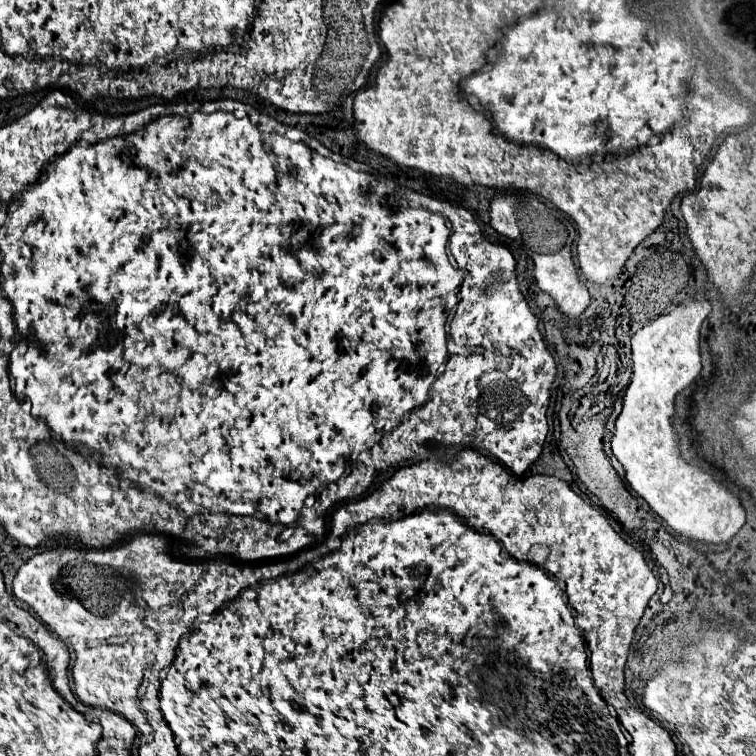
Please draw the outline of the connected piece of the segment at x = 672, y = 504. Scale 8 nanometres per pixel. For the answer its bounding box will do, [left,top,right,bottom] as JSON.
[610,299,746,545]

